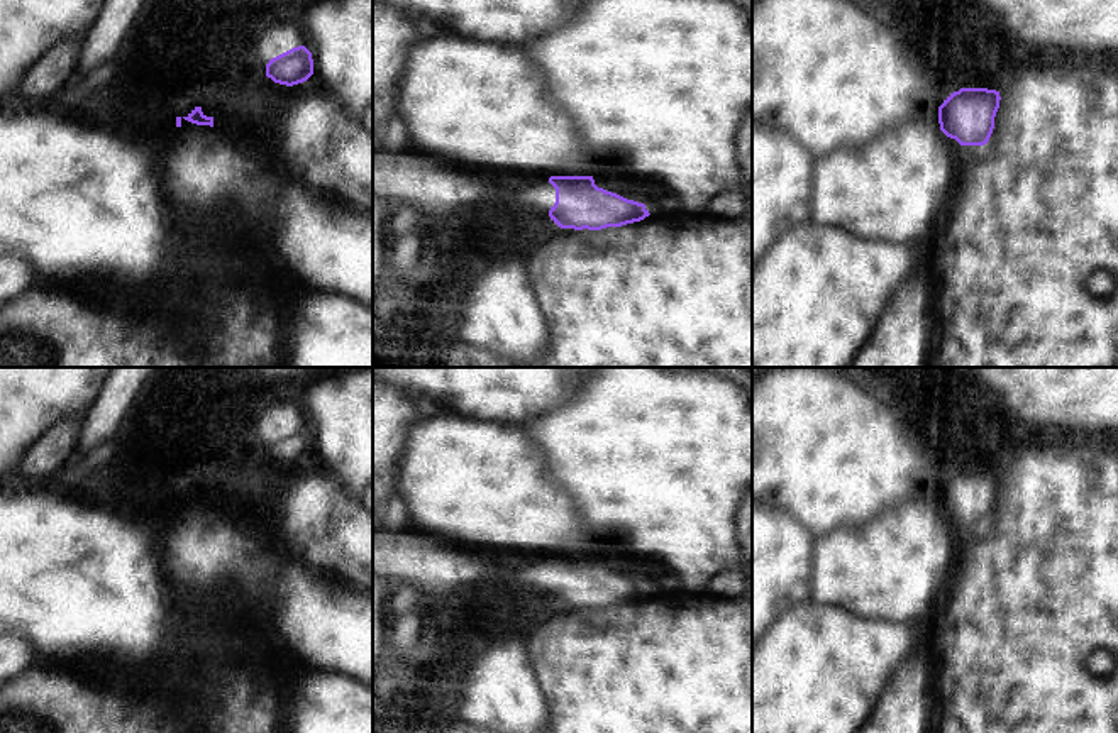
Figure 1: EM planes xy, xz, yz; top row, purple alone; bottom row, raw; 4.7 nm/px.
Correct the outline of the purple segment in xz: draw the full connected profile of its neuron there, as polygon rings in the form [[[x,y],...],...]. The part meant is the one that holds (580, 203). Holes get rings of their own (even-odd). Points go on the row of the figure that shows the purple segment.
[[[373,149],[373,195],[390,201],[395,208],[412,207],[418,218],[413,242],[427,254],[439,230],[469,213],[491,210],[518,210],[527,215],[549,215],[561,229],[601,230],[640,222],[649,217],[644,203],[627,200],[595,185],[593,176],[523,178],[520,183],[503,185],[484,169],[442,161],[415,149],[400,154],[383,154]]]

